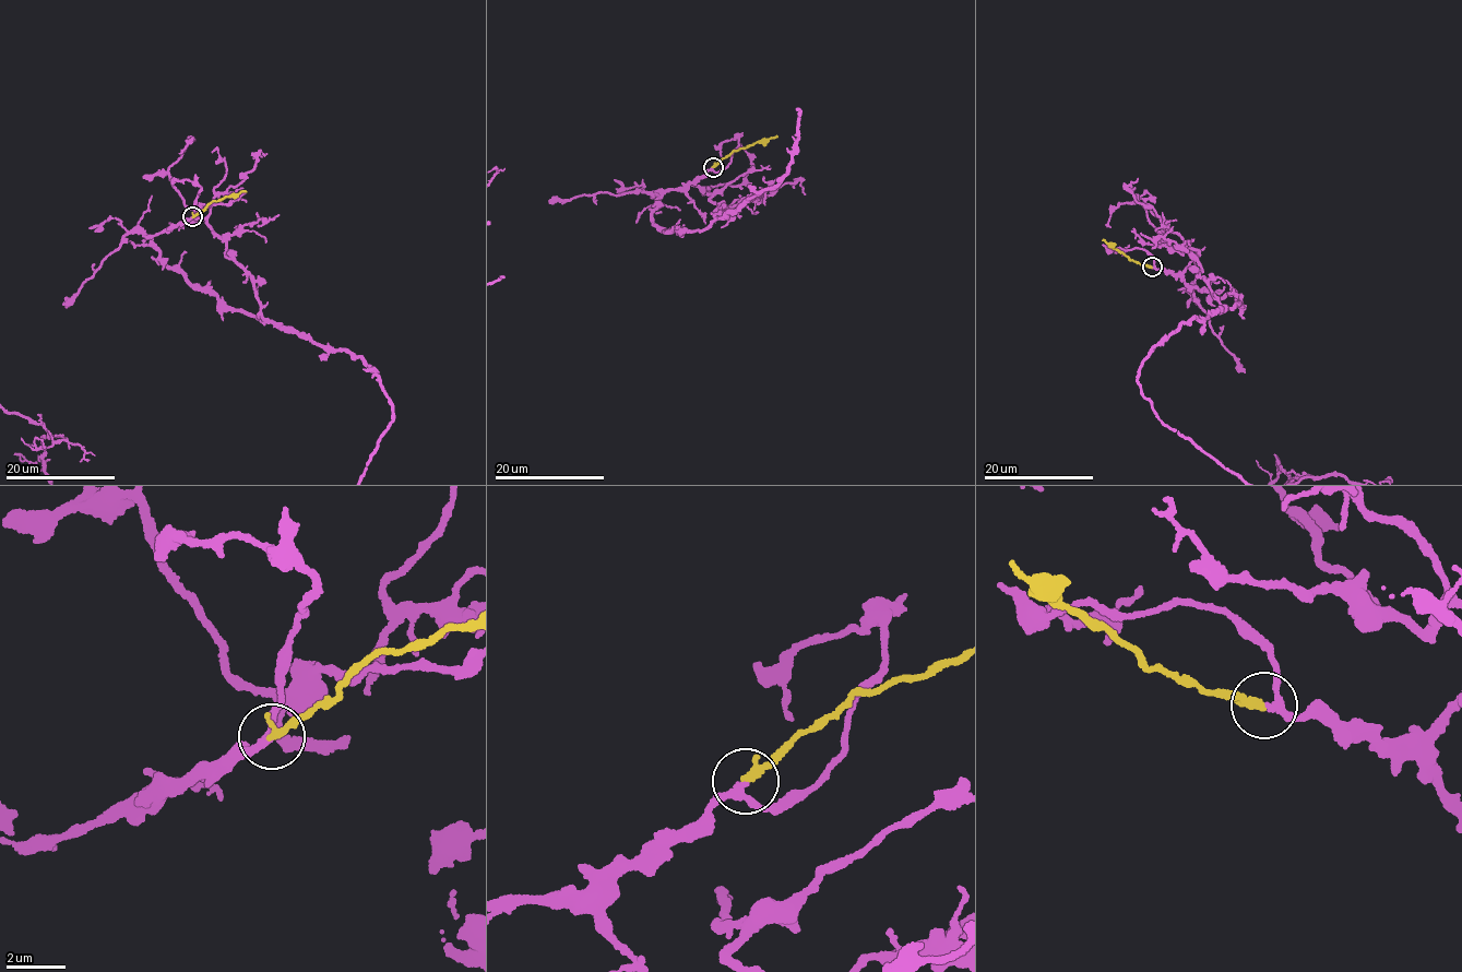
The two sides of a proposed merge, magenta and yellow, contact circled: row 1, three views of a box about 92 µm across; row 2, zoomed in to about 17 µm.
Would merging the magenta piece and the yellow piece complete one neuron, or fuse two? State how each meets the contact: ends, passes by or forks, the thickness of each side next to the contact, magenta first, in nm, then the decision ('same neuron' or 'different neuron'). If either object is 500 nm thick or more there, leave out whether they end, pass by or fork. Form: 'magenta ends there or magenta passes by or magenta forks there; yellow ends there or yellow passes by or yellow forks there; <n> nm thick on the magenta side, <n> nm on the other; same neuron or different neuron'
magenta passes by; yellow ends there; 200 nm thick on the magenta side, 280 nm on the other; same neuron

